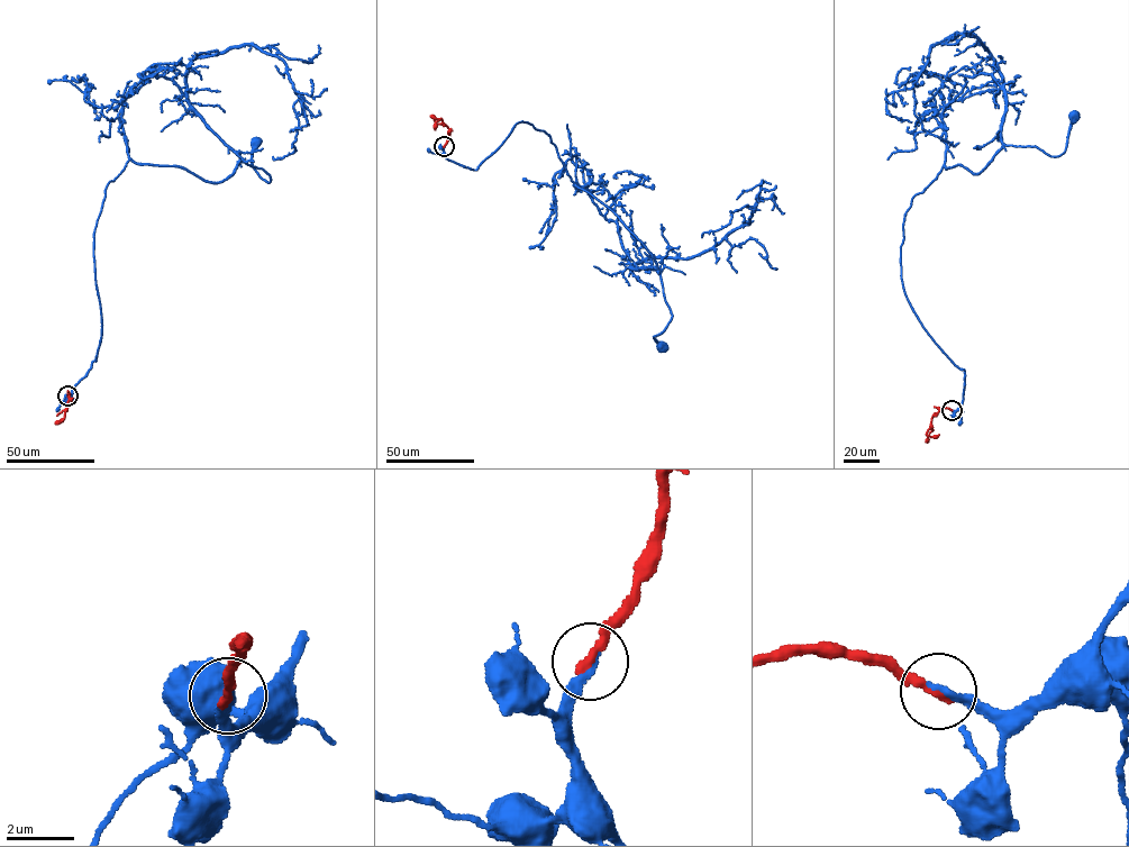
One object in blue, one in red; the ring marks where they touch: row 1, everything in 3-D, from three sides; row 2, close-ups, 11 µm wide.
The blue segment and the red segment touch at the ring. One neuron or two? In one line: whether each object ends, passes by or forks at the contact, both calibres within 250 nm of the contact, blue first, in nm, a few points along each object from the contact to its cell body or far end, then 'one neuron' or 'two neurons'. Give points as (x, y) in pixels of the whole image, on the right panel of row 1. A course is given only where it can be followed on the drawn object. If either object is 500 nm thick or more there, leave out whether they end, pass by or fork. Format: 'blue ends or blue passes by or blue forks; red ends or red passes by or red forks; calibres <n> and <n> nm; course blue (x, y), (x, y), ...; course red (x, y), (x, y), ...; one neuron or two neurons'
blue ends; red ends; calibres 240 and 300 nm; course blue (952, 410), (964, 371), (904, 290), (904, 215), (944, 165), (980, 173), (1003, 144), (1058, 156), (1074, 116); course red (952, 410), (941, 408), (931, 419), (927, 435), (939, 435); one neuron

